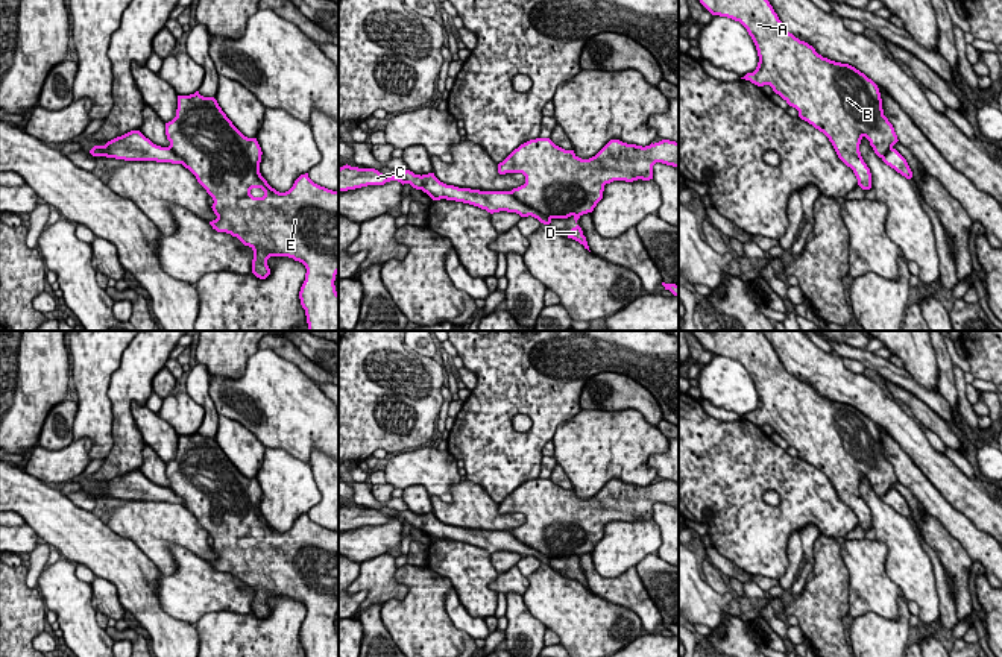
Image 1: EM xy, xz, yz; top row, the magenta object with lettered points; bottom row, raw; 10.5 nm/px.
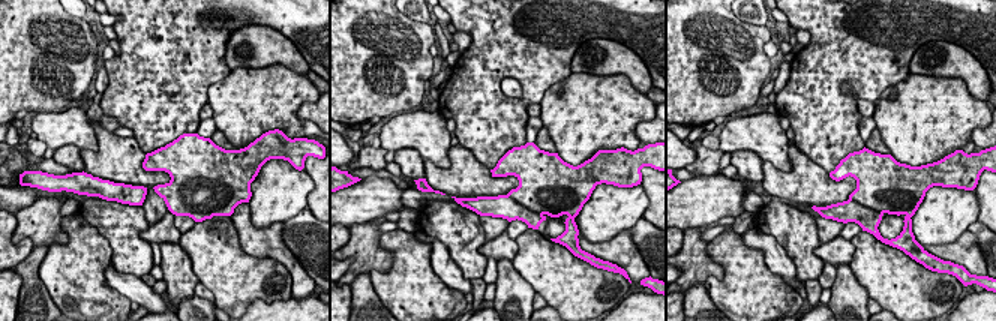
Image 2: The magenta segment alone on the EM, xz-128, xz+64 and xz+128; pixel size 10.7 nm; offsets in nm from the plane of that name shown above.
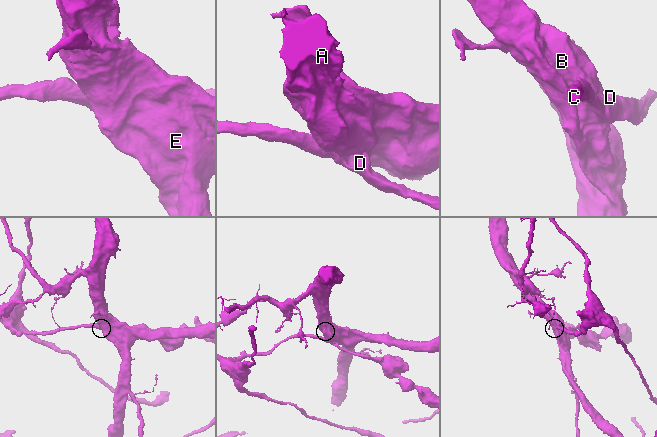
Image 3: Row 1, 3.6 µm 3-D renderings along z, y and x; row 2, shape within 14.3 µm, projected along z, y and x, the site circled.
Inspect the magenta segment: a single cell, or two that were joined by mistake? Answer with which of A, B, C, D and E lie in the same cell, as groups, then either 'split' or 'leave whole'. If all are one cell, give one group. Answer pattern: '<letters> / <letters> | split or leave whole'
A B E / C D | split

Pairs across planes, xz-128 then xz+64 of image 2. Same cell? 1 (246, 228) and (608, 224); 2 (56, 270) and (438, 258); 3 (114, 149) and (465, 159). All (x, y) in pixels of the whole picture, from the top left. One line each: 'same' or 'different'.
1: different
2: different
3: same

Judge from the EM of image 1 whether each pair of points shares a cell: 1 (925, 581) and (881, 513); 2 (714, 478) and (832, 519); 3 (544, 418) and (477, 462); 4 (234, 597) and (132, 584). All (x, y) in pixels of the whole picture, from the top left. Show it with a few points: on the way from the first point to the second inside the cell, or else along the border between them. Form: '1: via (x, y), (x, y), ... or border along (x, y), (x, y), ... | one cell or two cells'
1: via (908, 565), (902, 540), (894, 530) | one cell
2: via (743, 478), (791, 478), (803, 490) | one cell
3: via (533, 436), (513, 455), (495, 458) | one cell
4: border along (158, 572), (158, 604), (176, 618) | two cells

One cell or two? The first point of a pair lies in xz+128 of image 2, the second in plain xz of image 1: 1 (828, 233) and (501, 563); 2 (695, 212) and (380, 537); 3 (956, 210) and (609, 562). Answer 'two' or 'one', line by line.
1: one
2: one
3: one

